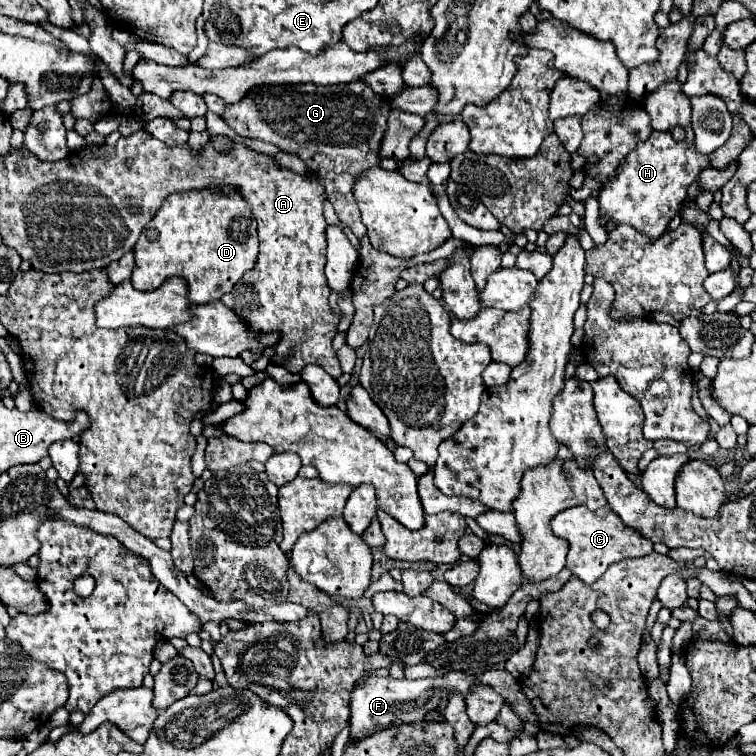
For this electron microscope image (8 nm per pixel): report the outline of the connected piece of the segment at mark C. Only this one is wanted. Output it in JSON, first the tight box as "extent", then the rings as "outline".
{"extent":[552,506,652,584],"outline":[[[586,506],[568,508],[552,520],[552,530],[556,536],[570,542],[566,566],[586,584],[596,582],[614,562],[652,554],[652,542],[648,538],[642,538],[640,532],[636,532],[634,528],[628,528],[608,506],[600,508],[598,512],[592,512]]]}

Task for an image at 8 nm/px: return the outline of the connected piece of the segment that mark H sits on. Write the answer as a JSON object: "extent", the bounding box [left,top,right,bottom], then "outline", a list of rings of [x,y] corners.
{"extent":[598,130,710,238],"outline":[[[654,130],[650,140],[638,144],[624,158],[624,164],[620,164],[620,168],[616,170],[616,176],[612,178],[612,182],[602,186],[602,190],[598,194],[602,218],[598,222],[602,226],[608,226],[608,224],[630,224],[630,226],[634,226],[636,230],[644,232],[650,238],[662,236],[666,232],[666,228],[668,228],[668,222],[676,216],[678,206],[686,200],[688,186],[698,180],[698,176],[700,176],[700,172],[704,168],[710,168],[710,154],[700,154],[696,150],[694,142],[688,142],[688,140],[676,142],[670,132],[656,132]]]}

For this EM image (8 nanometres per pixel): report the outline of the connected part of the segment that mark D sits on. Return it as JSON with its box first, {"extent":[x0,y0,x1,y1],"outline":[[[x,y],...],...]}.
{"extent":[132,190,258,304],"outline":[[[240,190],[232,192],[232,196],[212,196],[212,192],[176,192],[170,194],[156,216],[146,224],[142,230],[136,246],[134,246],[134,272],[132,272],[132,286],[142,292],[156,290],[166,278],[180,276],[188,282],[188,300],[194,304],[208,304],[220,300],[228,294],[234,284],[242,278],[244,272],[252,270],[258,256],[258,234],[256,234],[256,220],[252,216],[250,204],[244,200]]]}

